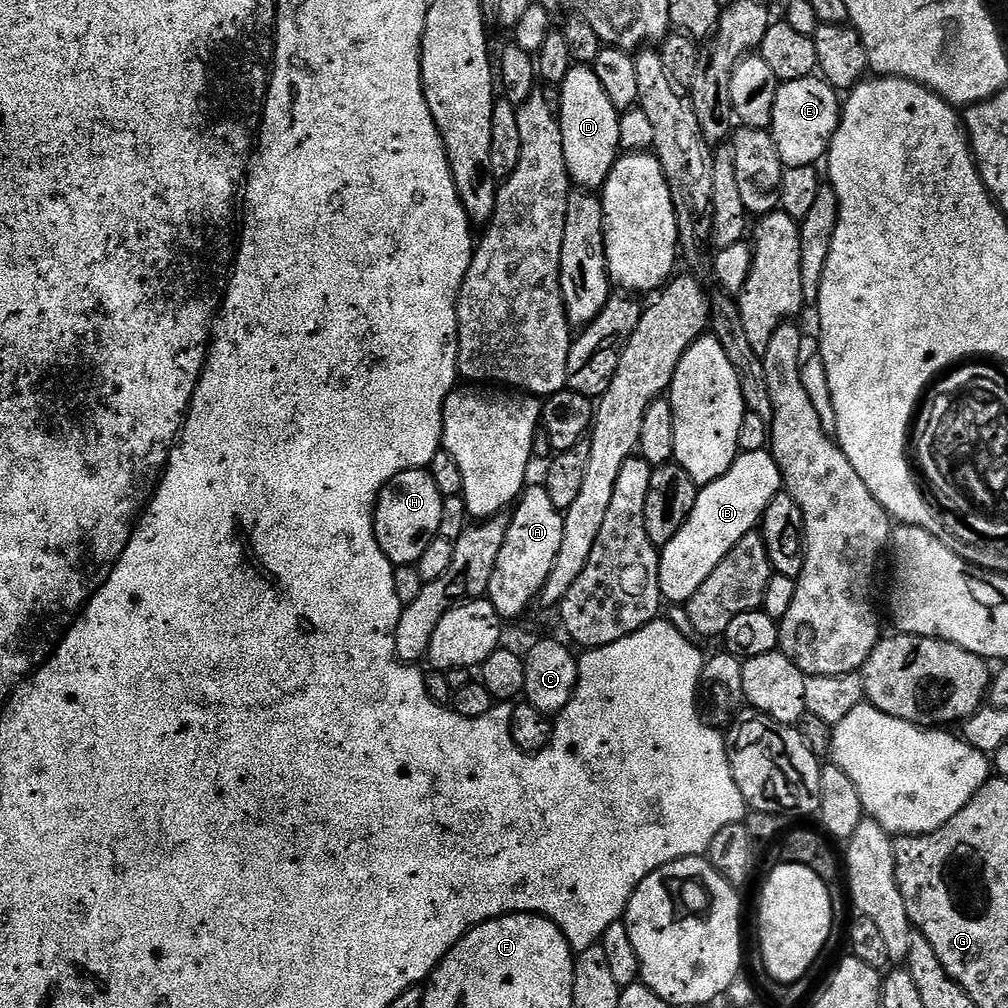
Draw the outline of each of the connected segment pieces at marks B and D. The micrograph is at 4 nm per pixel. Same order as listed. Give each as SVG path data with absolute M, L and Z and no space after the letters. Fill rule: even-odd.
M771 451L743 452L735 462L714 482L703 485L697 491L694 510L690 518L674 538L660 552L660 591L669 605L684 606L688 599L714 574L714 566L742 542L748 532L753 531L763 519L766 506L783 489L781 472Z
M591 67L570 68L565 80L558 87L559 112L558 138L562 142L562 154L566 154L569 181L580 190L603 189L606 178L618 159L621 113L617 112L610 98L606 98L606 90L602 90L602 82L598 82Z

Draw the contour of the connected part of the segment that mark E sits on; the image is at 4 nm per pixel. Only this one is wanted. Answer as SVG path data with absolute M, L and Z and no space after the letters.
M819 75L783 81L776 89L772 111L772 144L785 168L816 166L827 157L828 147L840 125L842 100L835 88Z

